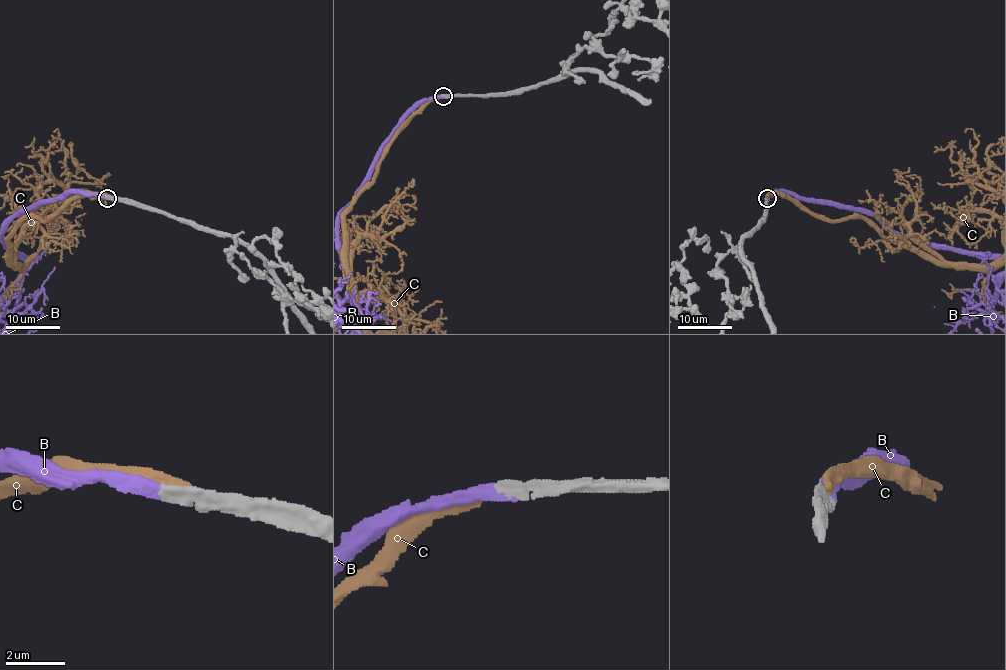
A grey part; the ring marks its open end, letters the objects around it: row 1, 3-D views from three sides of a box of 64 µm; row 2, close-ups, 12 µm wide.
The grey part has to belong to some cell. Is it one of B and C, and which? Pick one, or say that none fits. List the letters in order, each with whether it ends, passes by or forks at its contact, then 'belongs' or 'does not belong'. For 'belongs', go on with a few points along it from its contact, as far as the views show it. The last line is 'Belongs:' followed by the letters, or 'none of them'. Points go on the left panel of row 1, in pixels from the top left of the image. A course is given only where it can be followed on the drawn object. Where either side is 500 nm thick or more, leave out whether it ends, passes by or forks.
B: it ends; belongs
C: it ends; does not belong
Belongs: B

